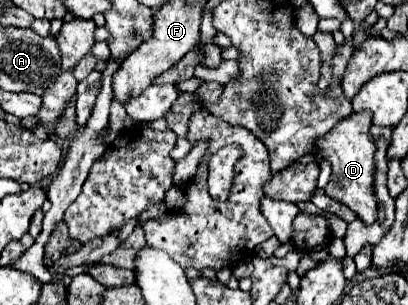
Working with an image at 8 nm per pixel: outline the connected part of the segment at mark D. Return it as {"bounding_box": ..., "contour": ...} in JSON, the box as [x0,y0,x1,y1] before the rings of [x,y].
{"bounding_box":[316,112,378,224],"contour":[[[352,112],[348,118],[340,120],[322,140],[318,140],[316,148],[322,152],[322,158],[326,158],[332,164],[332,176],[326,184],[326,194],[346,204],[350,210],[358,214],[358,218],[364,224],[374,224],[378,218],[378,198],[374,192],[374,174],[376,174],[376,142],[370,134],[372,126],[372,112]]]}

